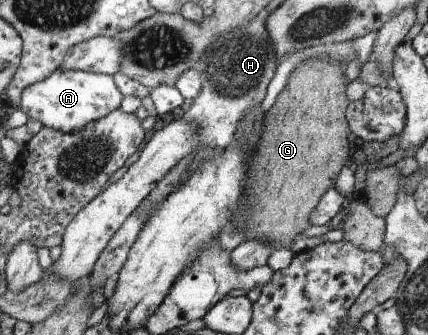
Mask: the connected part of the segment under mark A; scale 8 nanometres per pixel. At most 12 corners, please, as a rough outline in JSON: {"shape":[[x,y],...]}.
{"shape":[[64,69],[18,109],[72,133],[118,110],[112,74]]}

